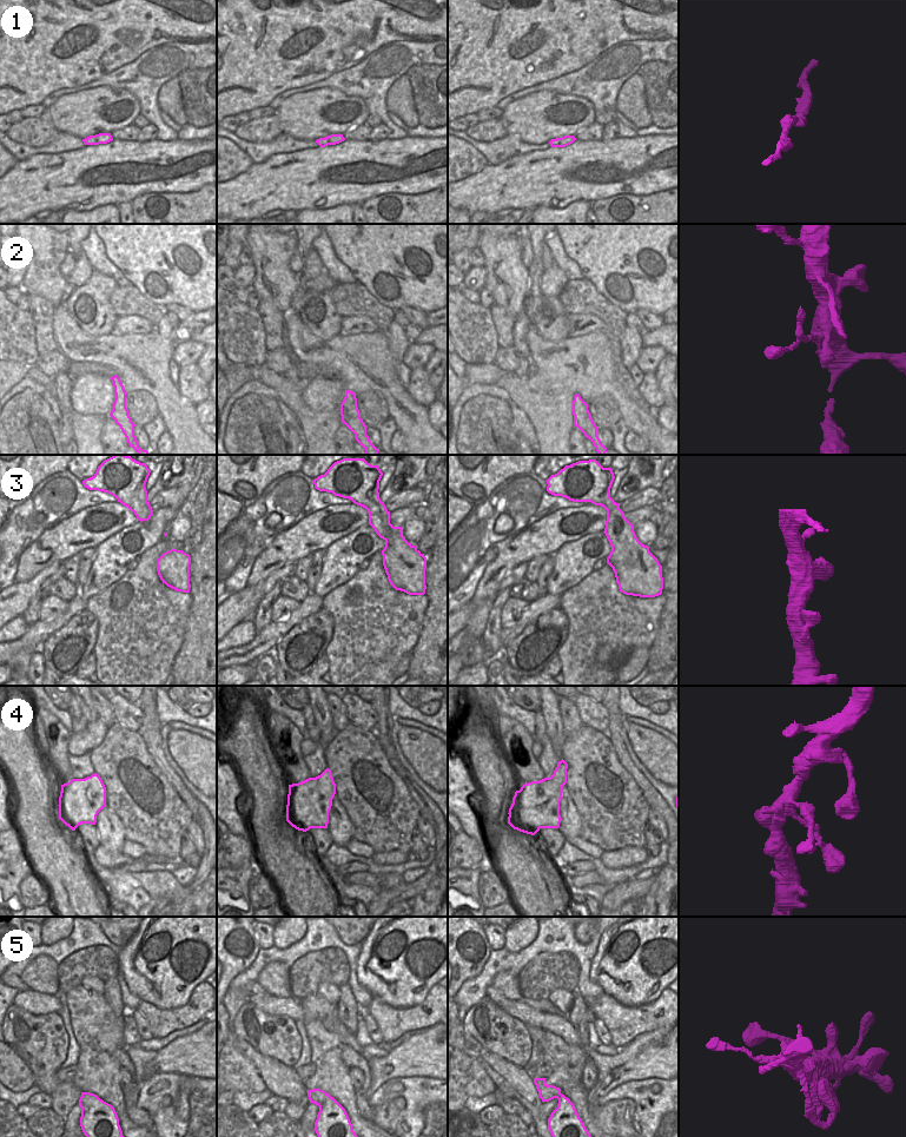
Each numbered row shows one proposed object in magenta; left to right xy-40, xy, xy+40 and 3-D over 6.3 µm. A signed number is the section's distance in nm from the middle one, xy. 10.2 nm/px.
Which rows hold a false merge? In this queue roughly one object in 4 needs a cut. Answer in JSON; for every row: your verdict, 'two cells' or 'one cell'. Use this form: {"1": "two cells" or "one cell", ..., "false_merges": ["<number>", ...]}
{"1": "one cell", "2": "one cell", "3": "one cell", "4": "one cell", "5": "one cell", "false_merges": []}

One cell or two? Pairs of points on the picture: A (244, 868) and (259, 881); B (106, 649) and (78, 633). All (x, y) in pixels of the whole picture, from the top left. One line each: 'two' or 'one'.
A: two
B: two

